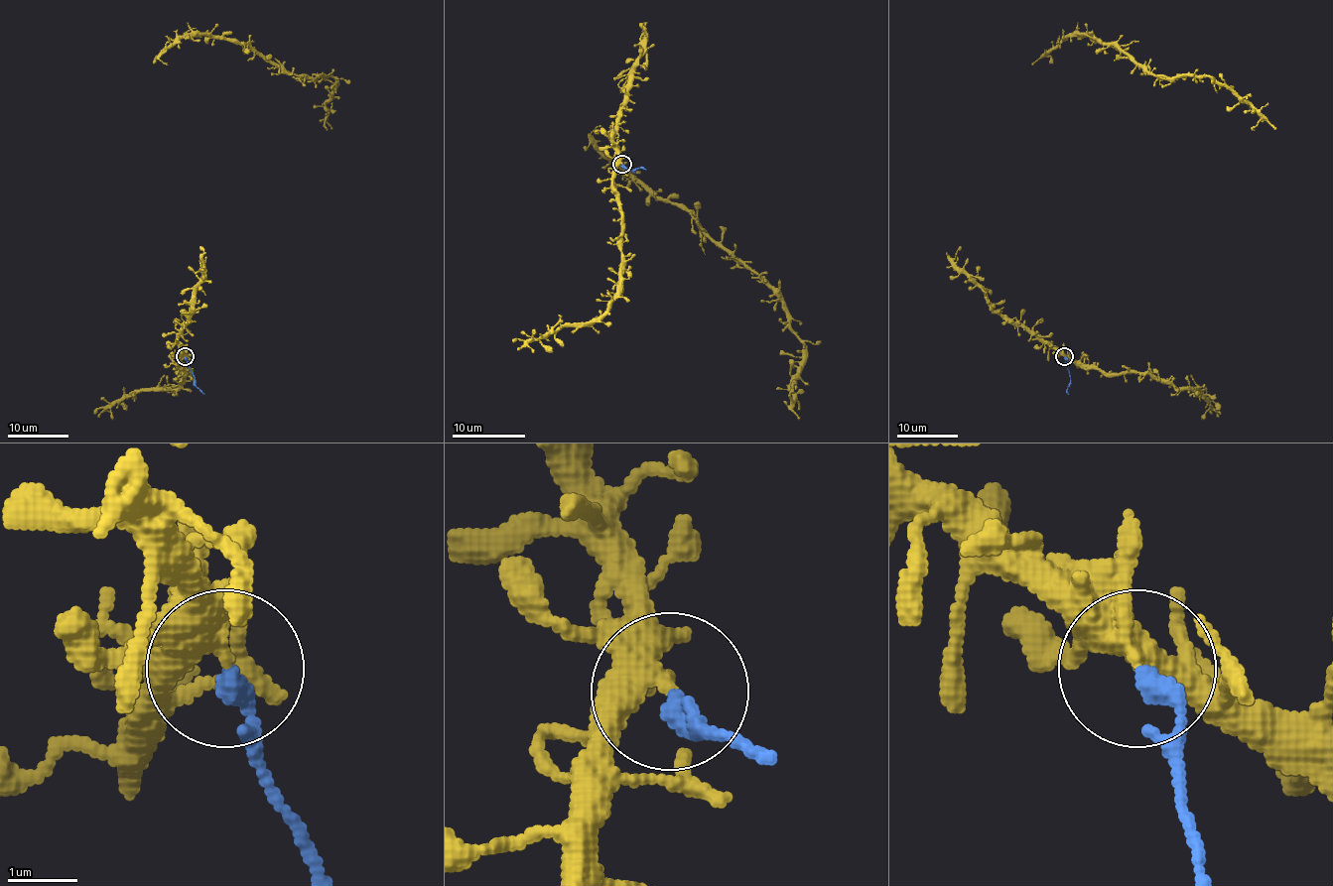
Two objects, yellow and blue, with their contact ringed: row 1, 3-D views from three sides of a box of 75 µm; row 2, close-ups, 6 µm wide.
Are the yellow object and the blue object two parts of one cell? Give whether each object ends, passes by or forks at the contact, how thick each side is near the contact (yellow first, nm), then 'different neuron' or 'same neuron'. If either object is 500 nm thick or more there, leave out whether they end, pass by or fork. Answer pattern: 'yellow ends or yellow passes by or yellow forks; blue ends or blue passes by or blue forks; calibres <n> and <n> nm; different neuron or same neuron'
yellow passes by; blue ends; calibres 300 and 300 nm; different neuron

